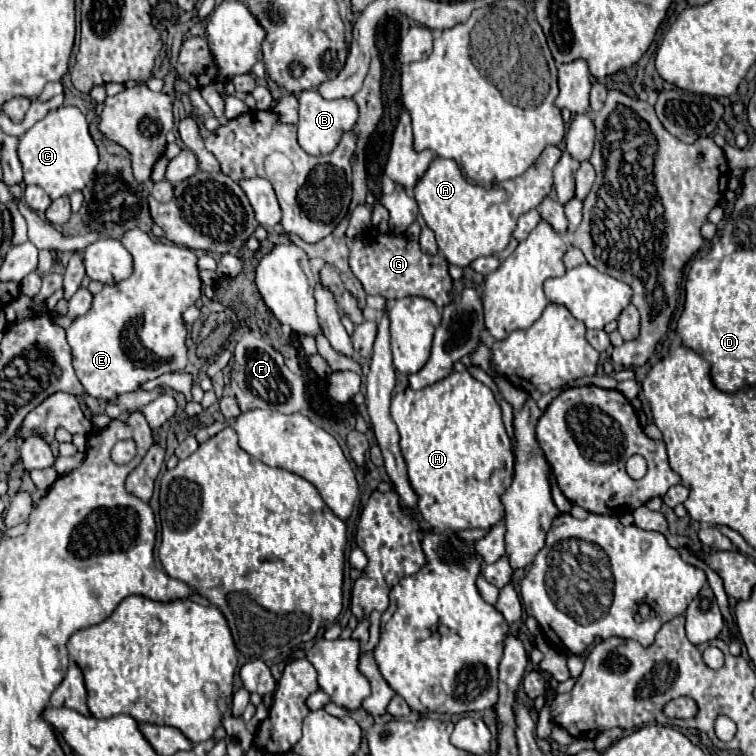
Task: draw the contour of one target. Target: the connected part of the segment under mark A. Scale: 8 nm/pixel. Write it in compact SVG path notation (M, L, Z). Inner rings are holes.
M548 146L540 158L514 180L506 180L492 188L482 188L470 184L460 172L454 160L434 158L426 174L418 180L414 188L414 198L418 202L420 214L430 230L436 234L436 242L446 260L458 268L468 268L472 260L480 256L492 256L502 252L516 228L518 216L538 208L542 198L552 190L552 170L558 164L562 150L558 146ZM488 192L494 192L488 196Z

